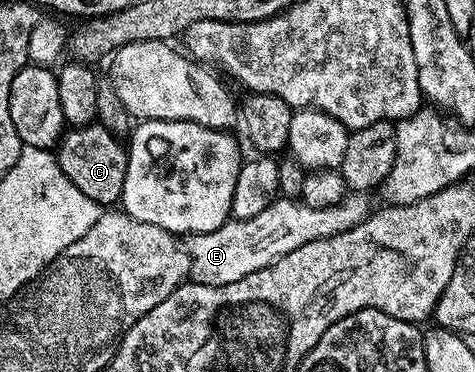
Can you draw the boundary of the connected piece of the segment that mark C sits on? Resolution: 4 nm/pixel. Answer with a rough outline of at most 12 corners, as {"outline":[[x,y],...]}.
{"outline":[[99,122],[72,127],[59,167],[100,205],[123,198],[127,147]]}

